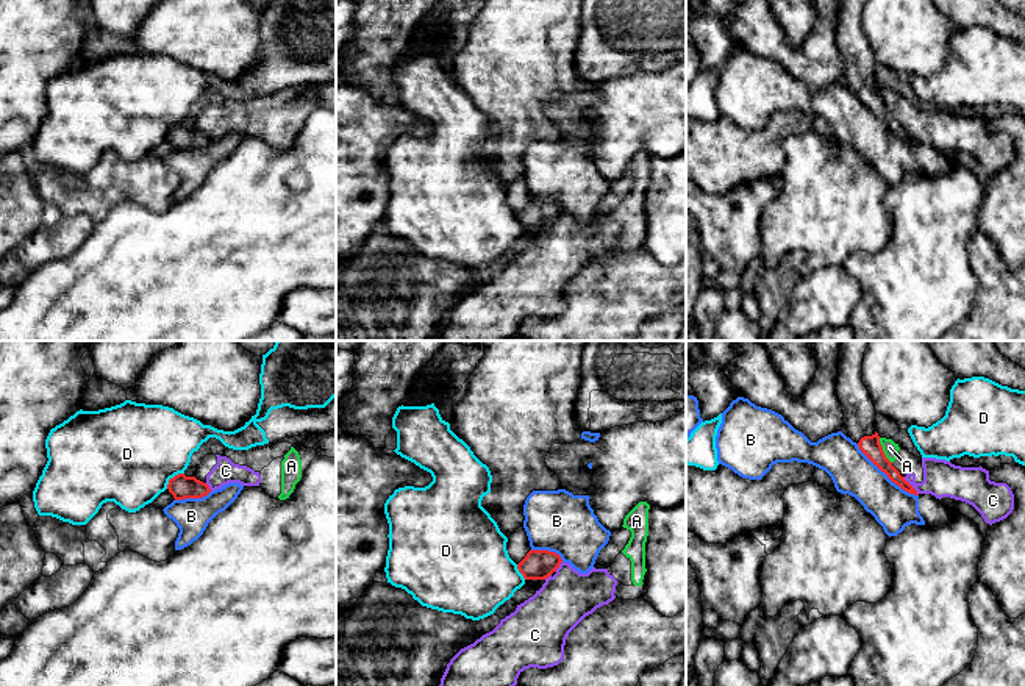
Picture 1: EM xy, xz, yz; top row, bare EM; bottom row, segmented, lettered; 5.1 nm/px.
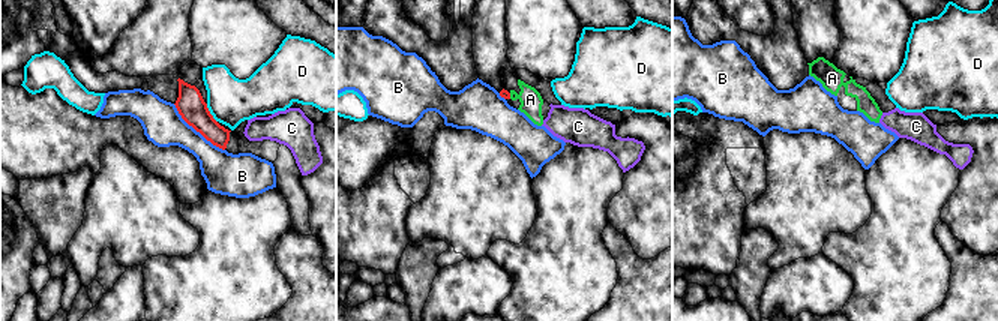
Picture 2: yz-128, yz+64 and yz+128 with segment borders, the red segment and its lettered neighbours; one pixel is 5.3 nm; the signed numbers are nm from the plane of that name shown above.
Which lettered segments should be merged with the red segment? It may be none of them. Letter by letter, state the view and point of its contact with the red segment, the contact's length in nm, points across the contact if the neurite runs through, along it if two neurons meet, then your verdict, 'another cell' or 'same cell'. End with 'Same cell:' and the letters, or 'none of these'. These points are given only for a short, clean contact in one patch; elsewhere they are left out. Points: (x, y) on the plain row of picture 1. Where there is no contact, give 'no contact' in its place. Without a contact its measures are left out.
A: yz (882, 100) | 150 nm | along yz (878, 88), (883, 103), (891, 113) | another cell
B: yz (886, 124) | 420 nm | along yz (857, 94), (892, 132), (917, 146) | another cell
C: yz (911, 136) | 120 nm | along yz (903, 127), (917, 144) | another cell
D: xy (174, 127) | 130 nm | along xy (183, 122), (172, 127), (166, 138) | another cell
Same cell: none of these

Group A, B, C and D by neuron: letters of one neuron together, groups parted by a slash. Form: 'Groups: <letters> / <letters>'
Groups: A C / B / D

